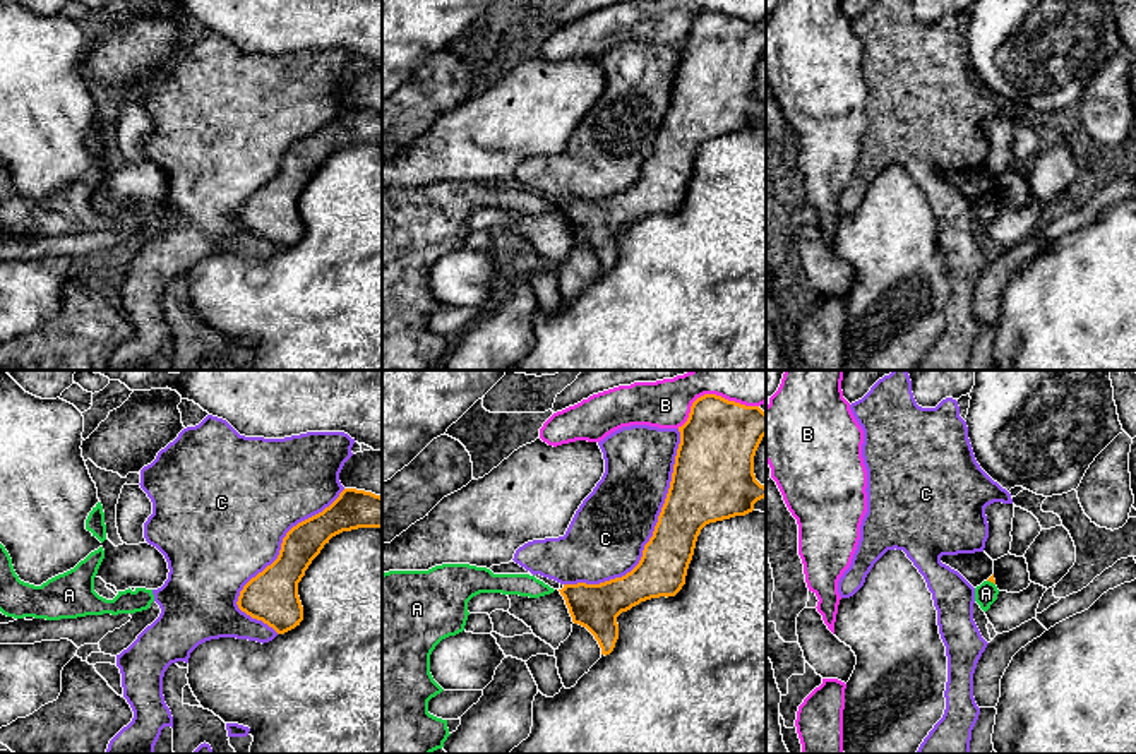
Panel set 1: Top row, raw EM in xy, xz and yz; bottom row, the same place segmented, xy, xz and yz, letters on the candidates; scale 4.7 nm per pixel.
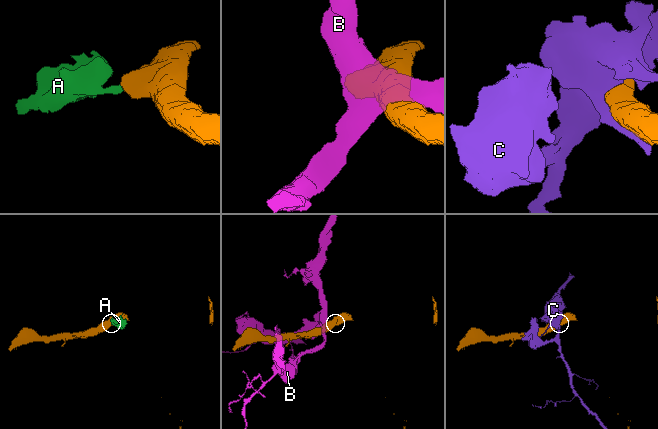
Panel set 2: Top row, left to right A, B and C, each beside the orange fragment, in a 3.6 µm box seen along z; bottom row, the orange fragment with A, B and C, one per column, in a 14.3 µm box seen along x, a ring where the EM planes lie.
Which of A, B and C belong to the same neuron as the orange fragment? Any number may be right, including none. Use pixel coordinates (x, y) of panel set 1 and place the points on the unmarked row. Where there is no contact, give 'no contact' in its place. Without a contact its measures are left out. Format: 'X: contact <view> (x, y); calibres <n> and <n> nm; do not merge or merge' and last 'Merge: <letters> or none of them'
A: contact yz (991, 197); calibres 20 and 100 nm; do not merge
B: contact xz (711, 11); calibres 360 and 200 nm; do not merge
C: contact xz (653, 149); calibres 260 and 360 nm; do not merge
Merge: none of them

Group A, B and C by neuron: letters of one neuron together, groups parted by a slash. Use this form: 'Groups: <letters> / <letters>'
Groups: A / B / C

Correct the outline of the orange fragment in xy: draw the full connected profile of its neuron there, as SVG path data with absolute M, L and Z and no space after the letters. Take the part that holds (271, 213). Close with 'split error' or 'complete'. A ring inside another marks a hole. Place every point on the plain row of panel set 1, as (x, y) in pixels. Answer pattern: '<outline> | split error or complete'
M344 105L329 123L286 149L278 175L240 207L238 224L278 250L300 242L298 199L305 187L332 153L358 144L382 144L382 113Z | complete

